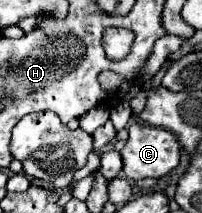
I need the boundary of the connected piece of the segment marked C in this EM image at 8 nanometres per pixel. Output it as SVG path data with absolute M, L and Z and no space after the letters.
M133 123L129 125L129 139L121 157L127 179L159 179L179 165L179 143L167 129Z

